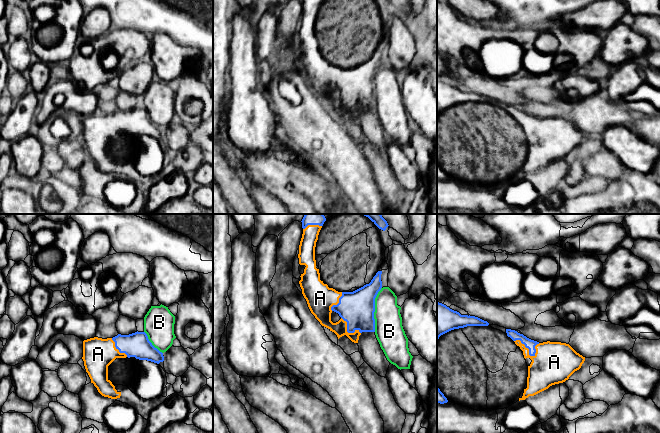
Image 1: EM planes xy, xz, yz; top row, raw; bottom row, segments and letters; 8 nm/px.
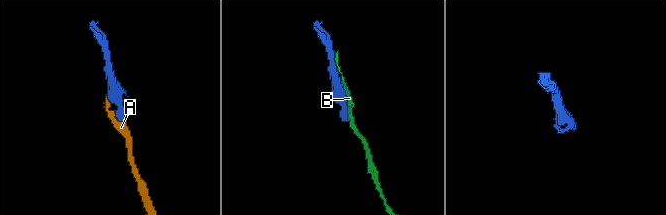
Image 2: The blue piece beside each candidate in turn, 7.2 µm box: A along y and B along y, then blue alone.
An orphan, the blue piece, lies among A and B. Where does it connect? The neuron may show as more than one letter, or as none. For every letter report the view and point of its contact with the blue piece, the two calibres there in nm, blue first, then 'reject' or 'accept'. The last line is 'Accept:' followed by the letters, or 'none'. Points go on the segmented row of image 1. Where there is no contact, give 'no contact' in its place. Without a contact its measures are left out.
A: yz (527, 347) | 80/340 nm | accept
B: xz (374, 309) | 280/220 nm | reject
Accept: A

